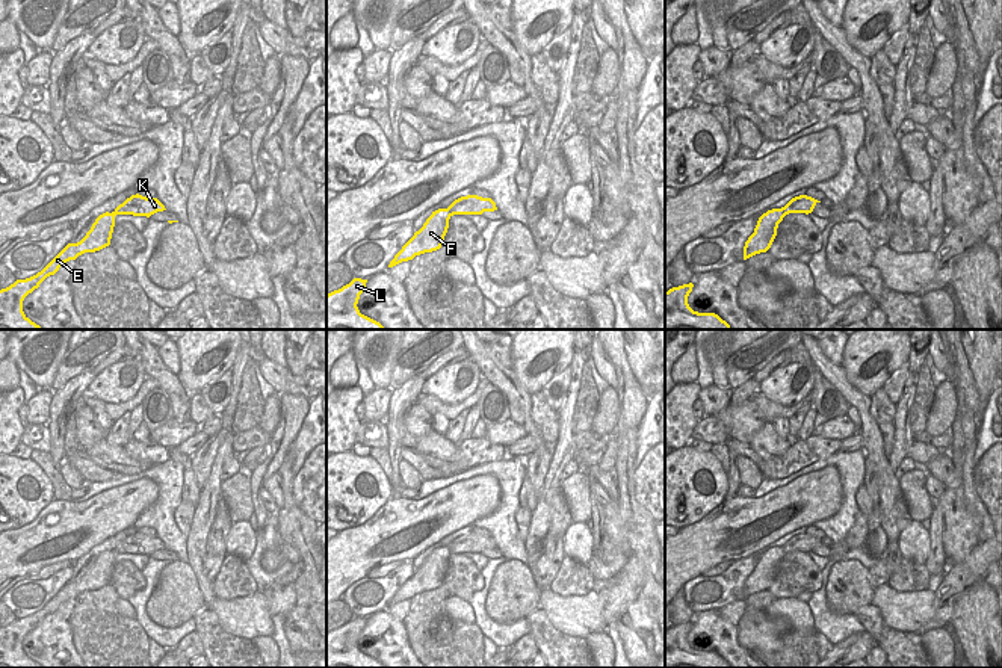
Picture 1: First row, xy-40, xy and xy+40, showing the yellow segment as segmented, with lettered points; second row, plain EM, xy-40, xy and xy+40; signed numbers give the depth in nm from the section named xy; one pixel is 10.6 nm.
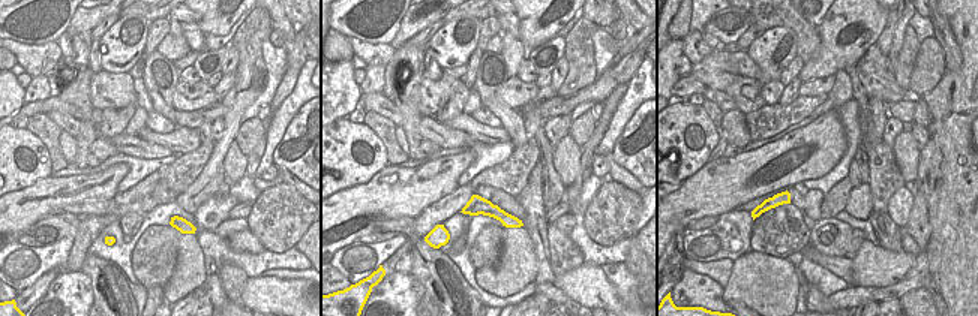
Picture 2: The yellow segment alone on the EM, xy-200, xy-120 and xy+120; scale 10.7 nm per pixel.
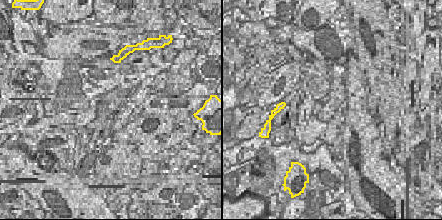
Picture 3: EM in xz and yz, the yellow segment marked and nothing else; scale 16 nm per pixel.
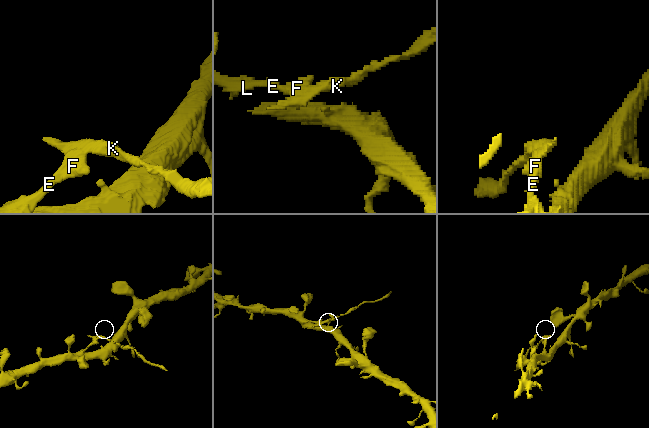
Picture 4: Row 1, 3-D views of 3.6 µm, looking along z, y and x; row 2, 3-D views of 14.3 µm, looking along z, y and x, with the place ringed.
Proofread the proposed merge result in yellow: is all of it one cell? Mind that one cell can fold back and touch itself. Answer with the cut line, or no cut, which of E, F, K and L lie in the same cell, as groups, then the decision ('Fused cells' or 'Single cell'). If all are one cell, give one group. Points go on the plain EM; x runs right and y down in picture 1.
Split along xy (446, 547), (452, 553). Groups: E F L / K. Fused cells

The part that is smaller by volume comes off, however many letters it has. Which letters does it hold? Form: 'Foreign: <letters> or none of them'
Foreign: K

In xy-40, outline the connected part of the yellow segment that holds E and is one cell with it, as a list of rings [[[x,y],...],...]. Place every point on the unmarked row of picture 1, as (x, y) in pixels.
[[[109,550],[100,553],[80,580],[68,582],[41,611],[26,618],[17,618],[9,626],[2,627],[0,668],[42,668],[24,653],[24,636],[38,627],[47,615],[54,614],[63,602],[76,598],[85,591],[95,591],[109,585],[115,555],[116,552]]]

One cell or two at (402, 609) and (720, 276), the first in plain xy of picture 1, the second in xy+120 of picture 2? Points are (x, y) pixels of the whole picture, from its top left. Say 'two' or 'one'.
one

